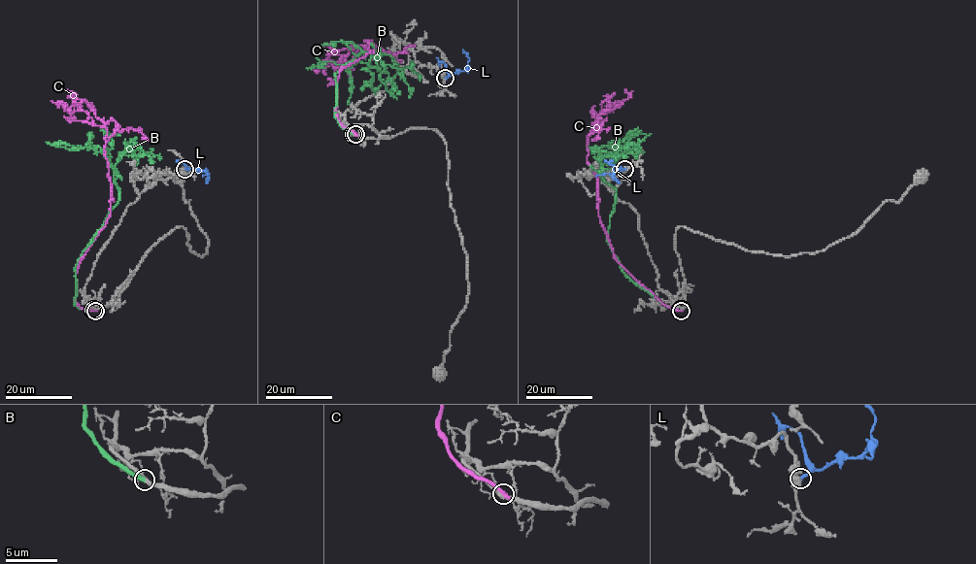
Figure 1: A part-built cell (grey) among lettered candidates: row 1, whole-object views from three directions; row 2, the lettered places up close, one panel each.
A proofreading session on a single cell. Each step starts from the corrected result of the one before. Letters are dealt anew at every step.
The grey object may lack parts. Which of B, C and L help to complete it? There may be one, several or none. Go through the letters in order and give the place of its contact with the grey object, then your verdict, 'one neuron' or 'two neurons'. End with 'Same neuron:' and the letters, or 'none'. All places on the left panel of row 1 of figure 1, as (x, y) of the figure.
B: meets grey at (93, 310); one neuron
C: meets grey at (95, 311); two neurons
L: meets grey at (185, 169); two neurons
Same neuron: B

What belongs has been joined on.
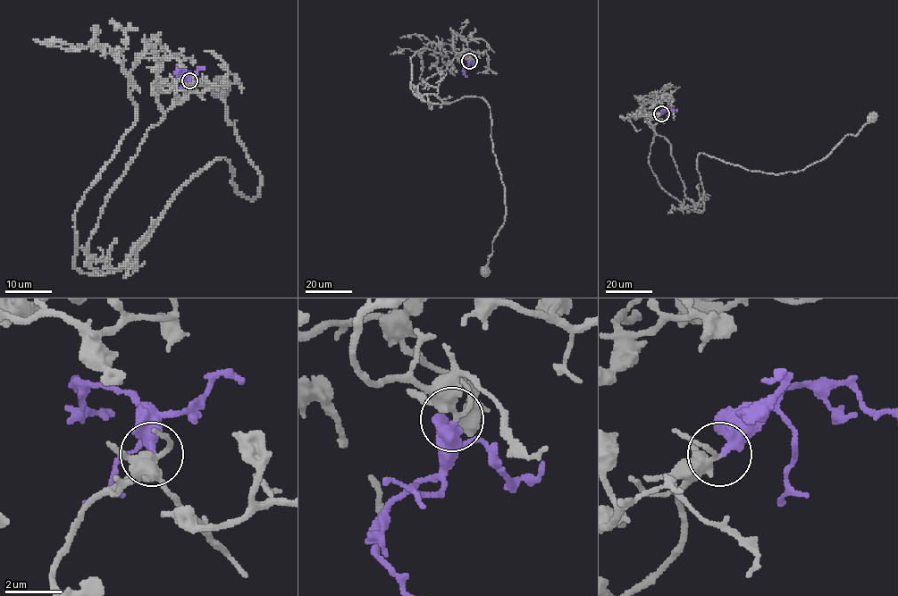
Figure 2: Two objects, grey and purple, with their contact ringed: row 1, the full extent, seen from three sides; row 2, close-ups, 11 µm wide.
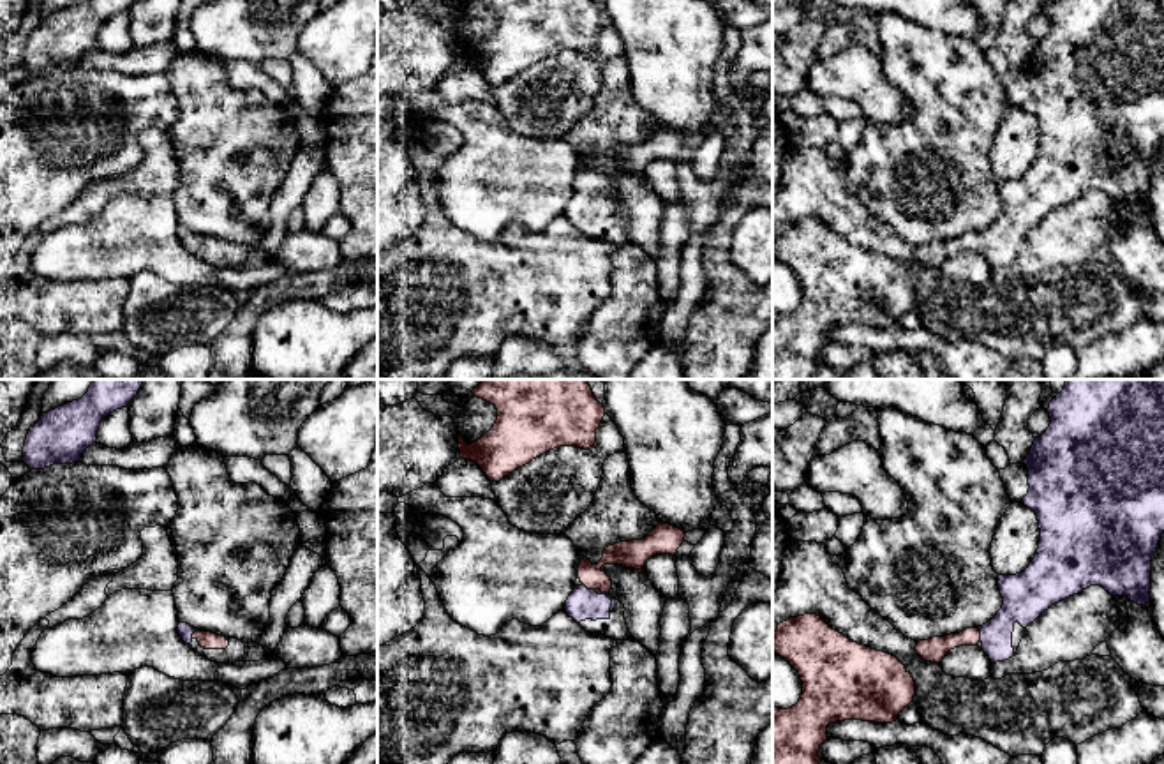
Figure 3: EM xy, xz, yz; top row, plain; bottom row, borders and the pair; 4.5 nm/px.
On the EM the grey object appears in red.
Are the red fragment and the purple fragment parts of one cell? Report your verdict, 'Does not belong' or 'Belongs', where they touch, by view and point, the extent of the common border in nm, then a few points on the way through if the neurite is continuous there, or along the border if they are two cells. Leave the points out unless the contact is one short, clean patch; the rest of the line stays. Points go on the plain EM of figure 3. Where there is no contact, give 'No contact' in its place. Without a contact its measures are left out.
Belongs. Touches red at yz (979, 239). Shared border 60 nm. Path across: yz (933, 254), (979, 239), (990, 239), (1023, 207)

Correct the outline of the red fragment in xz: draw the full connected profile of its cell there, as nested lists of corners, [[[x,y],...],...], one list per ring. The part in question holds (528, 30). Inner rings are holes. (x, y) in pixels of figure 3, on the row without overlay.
[[[474,0],[496,11],[494,32],[467,49],[459,39],[460,64],[476,67],[490,86],[510,81],[548,55],[596,48],[605,12],[594,0]]]

